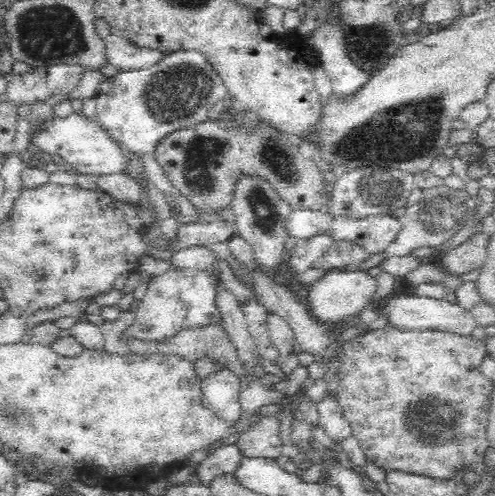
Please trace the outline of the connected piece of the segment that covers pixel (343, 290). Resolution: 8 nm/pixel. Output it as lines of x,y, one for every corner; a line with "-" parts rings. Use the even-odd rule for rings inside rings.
364,271
332,272
332,274
324,276
324,279
318,280
316,284
307,288
308,309
321,324
340,328
353,315
360,313
369,303
373,303
377,284
375,273

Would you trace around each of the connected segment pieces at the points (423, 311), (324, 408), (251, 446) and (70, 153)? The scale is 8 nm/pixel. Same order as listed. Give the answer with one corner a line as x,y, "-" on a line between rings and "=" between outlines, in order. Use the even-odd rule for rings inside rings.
389,296
379,310
385,312
389,318
388,322
406,330
431,330
455,336
467,336
479,326
472,312
460,308
451,297
436,299
420,296
398,296
398,298
=
326,394
317,405
318,426
324,429
326,436
334,442
344,442
352,437
350,424
344,418
340,405
334,396
=
276,416
262,417
239,436
244,456
281,460
282,446
279,420
=
73,112
67,117
57,115
47,121
31,140
40,150
54,156
60,155
65,160
65,167
72,168
77,173
88,174
94,179
113,174
128,175
126,170
130,160
126,151
104,128
83,114

